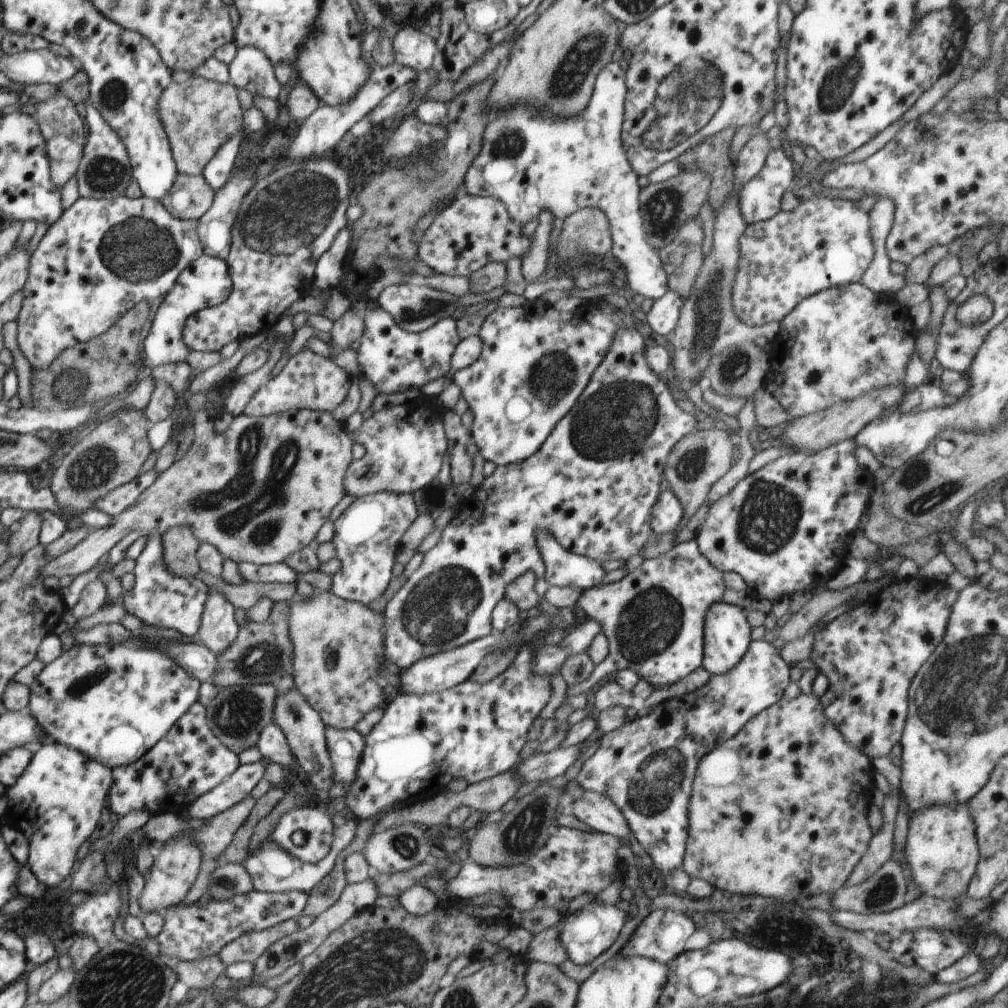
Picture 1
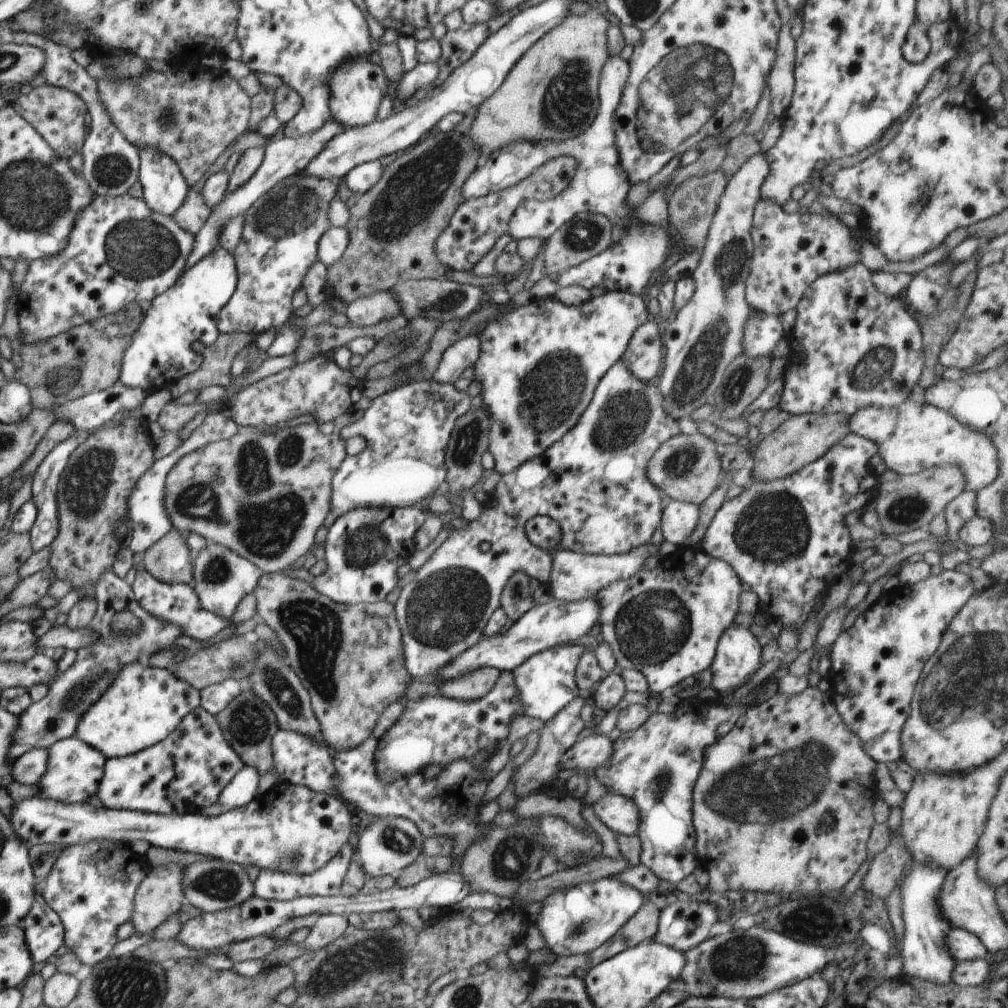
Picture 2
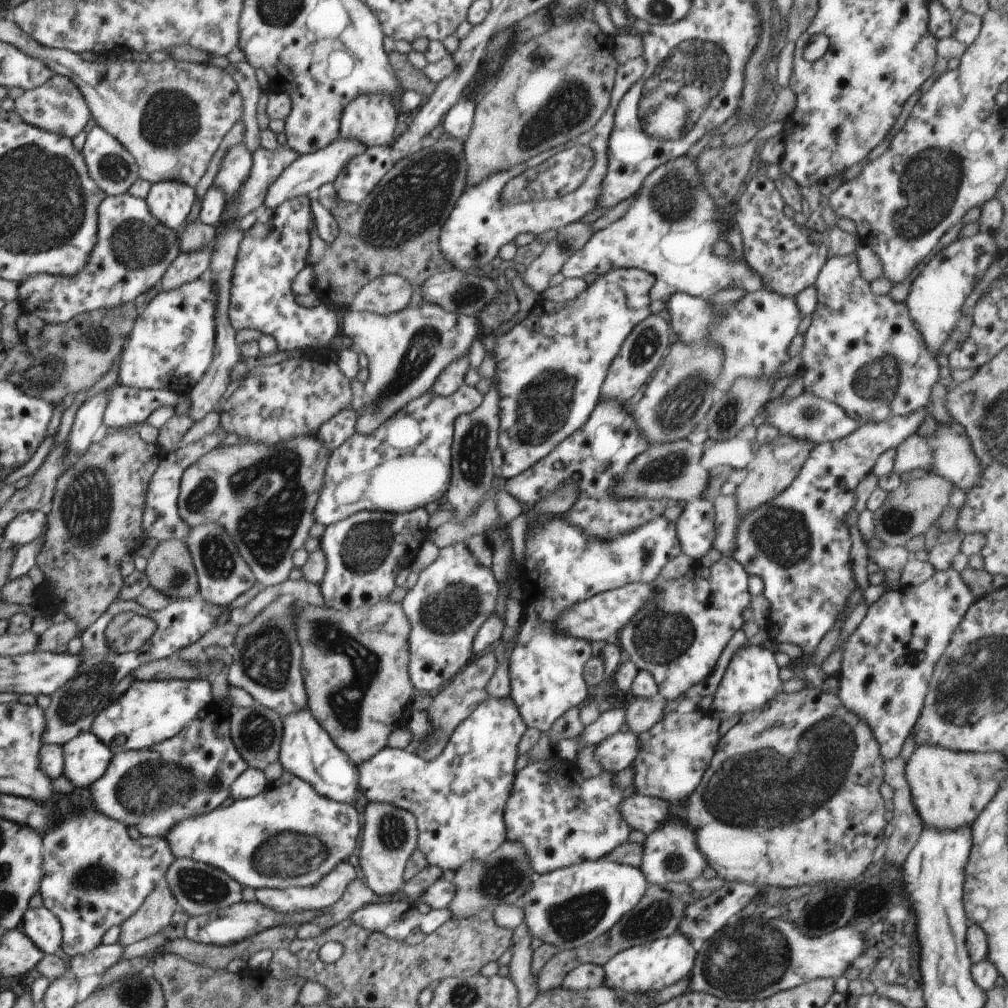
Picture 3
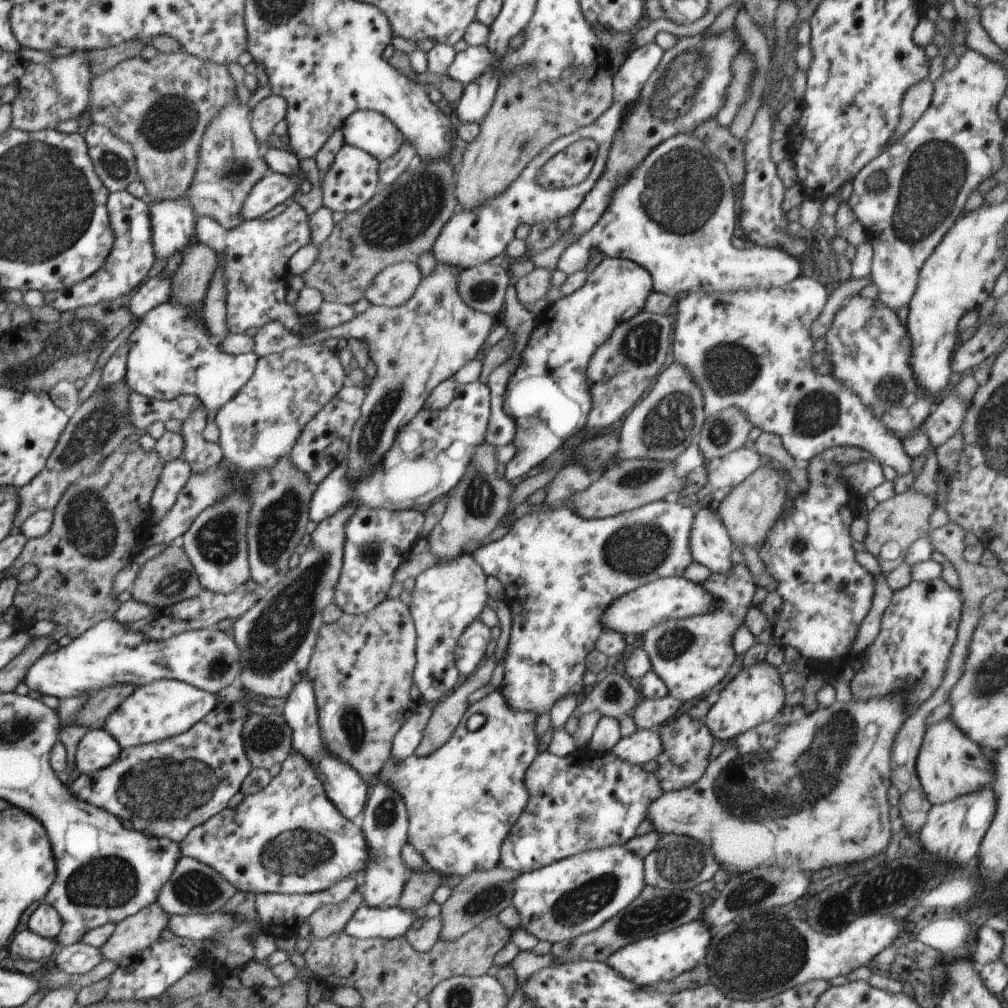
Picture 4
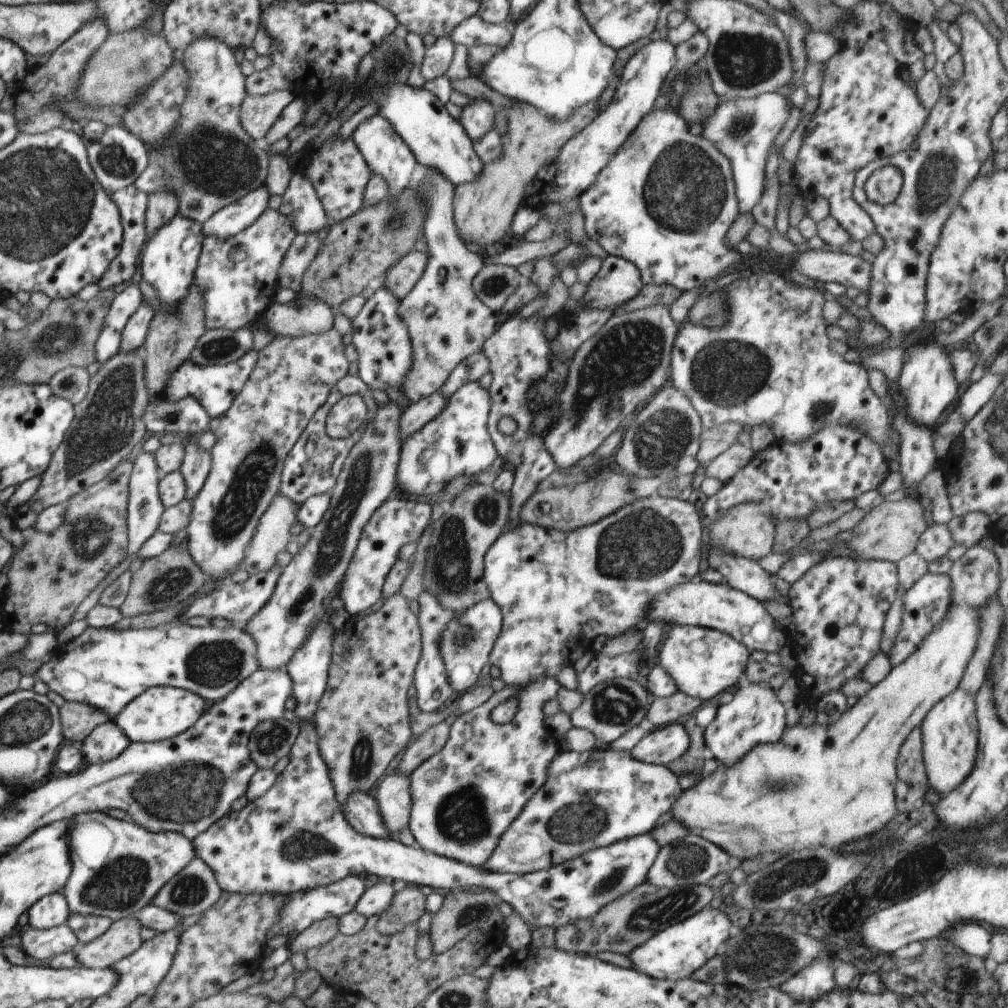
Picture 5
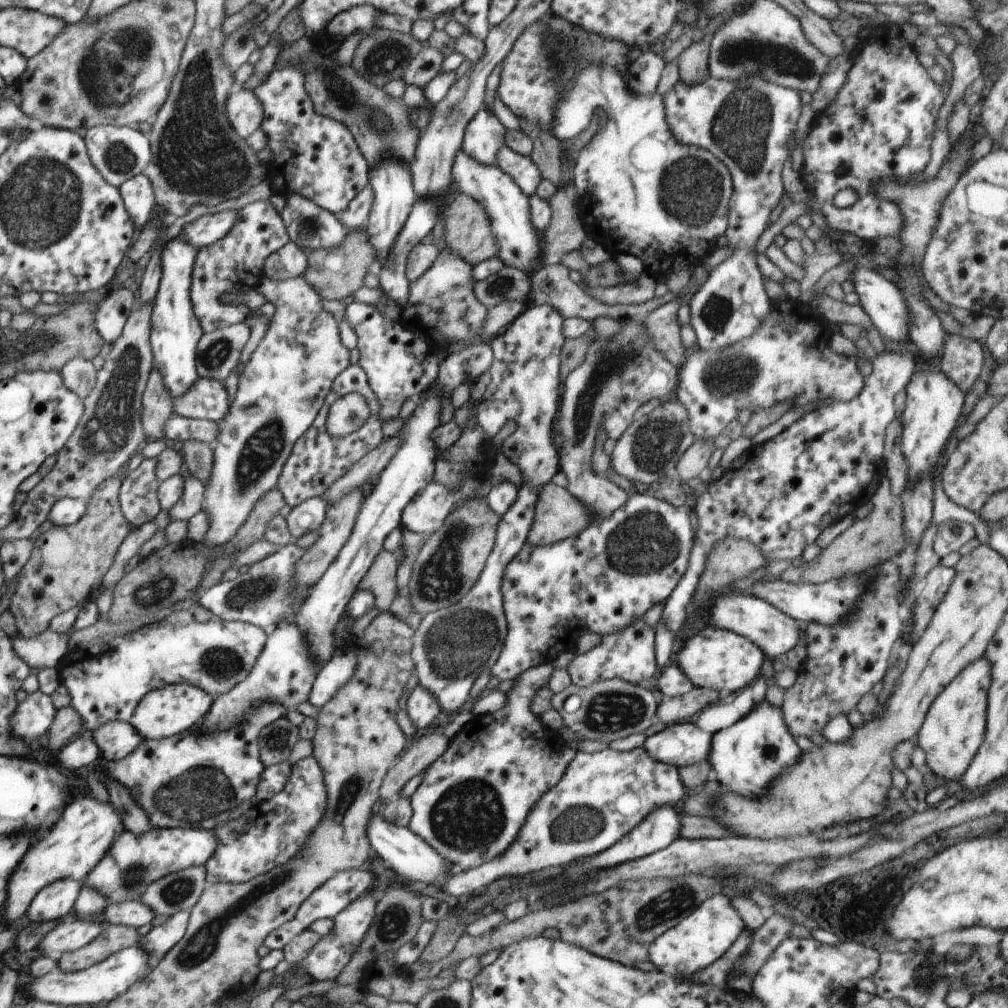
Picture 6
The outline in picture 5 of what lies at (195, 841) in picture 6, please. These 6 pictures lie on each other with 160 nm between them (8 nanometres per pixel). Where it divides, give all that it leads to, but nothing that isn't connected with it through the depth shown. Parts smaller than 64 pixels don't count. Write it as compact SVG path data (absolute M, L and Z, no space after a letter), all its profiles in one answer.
M104 811L86 812L86 814L78 814L78 816L74 816L74 818L72 818L72 824L70 824L70 830L68 830L68 838L72 840L69 850L72 870L64 888L60 892L65 896L67 905L69 906L69 911L71 914L80 916L94 915L95 917L108 917L113 921L129 916L136 916L141 909L151 904L153 898L158 894L158 891L162 886L170 882L175 874L178 874L178 872L180 872L184 867L188 866L189 862L196 857L193 842L184 835L172 831L153 833L146 830L144 827L138 826L135 822L127 822L126 820L119 819L116 820L116 818L108 816L108 814L104 814Z

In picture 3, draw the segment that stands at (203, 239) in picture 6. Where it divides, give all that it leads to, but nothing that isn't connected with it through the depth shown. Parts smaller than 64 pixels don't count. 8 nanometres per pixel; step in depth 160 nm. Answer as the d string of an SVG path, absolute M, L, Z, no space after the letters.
M337 136L324 148L313 153L300 155L286 170L279 176L279 179L268 189L263 208L276 208L285 200L296 198L297 196L307 196L310 199L318 197L320 186L333 183L347 162L355 156L361 155L367 146L360 139L345 139Z

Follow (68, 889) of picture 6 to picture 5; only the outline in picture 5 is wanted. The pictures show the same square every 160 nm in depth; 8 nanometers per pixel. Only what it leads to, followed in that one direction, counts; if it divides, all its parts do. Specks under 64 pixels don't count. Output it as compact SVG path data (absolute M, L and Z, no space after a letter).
M52 893L42 897L28 910L28 927L32 929L49 929L67 922L71 912L65 896L61 893Z

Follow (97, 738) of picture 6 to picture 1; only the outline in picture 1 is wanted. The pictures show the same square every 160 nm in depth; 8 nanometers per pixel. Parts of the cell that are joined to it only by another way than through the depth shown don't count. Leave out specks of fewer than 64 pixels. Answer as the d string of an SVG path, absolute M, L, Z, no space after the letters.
M51 740L34 750L29 766L12 786L6 787L4 796L7 809L4 823L20 830L26 837L29 846L26 864L39 884L60 888L68 881L83 848L88 845L94 830L97 830L96 825L100 816L103 816L102 809L112 783L113 774L110 767Z

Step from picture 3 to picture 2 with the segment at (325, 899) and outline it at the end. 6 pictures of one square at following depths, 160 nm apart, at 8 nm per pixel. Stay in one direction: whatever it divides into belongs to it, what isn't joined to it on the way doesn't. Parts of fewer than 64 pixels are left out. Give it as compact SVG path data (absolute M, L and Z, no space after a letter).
M346 843L340 852L329 860L321 869L312 874L301 875L279 870L260 869L256 880L253 882L253 894L268 900L289 901L296 897L331 897L342 894L342 881L349 869L349 864L355 859L352 845Z

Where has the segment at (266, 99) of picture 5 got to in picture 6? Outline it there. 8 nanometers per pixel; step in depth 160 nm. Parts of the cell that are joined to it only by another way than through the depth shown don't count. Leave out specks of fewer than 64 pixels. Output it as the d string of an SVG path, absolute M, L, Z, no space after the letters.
M243 87L233 89L224 102L228 124L242 139L247 139L256 130L260 129L264 119L262 102L254 96L252 91Z

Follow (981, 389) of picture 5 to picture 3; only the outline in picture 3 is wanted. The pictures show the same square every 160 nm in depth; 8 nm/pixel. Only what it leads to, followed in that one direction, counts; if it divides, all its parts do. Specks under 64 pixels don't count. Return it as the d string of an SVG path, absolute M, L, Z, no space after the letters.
M924 407L910 413L908 416L892 416L888 417L884 421L872 420L866 424L860 424L860 426L853 430L847 437L841 438L834 442L822 443L816 445L800 469L798 476L790 483L787 489L784 489L777 497L770 499L768 502L761 504L757 509L751 510L746 513L741 519L736 529L735 549L731 554L743 567L749 576L760 576L762 582L764 582L764 590L762 595L770 603L769 616L772 620L772 624L778 628L776 632L776 642L790 642L790 644L796 644L800 646L804 653L809 653L815 650L815 648L824 640L823 636L833 629L836 619L843 613L848 595L856 588L857 583L854 579L854 573L852 573L850 563L850 549L852 548L852 540L850 539L849 526L845 524L846 515L853 509L856 504L855 489L860 481L868 475L878 460L878 457L883 452L886 452L889 448L896 448L905 438L917 432L919 426L922 424L926 410Z

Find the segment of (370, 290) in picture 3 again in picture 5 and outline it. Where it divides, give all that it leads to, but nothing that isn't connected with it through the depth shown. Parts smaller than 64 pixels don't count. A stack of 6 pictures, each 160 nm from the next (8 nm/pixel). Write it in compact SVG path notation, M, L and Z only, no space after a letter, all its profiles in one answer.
M412 250L392 265L384 275L383 286L401 301L415 286L424 272L428 254Z

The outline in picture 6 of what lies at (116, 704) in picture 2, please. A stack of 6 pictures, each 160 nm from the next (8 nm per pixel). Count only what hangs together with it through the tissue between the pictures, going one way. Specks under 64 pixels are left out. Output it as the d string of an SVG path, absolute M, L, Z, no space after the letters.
M185 683L170 684L146 694L142 701L138 702L129 724L132 724L142 739L162 740L177 737L202 723L214 700L212 694L206 694L206 690L198 686Z

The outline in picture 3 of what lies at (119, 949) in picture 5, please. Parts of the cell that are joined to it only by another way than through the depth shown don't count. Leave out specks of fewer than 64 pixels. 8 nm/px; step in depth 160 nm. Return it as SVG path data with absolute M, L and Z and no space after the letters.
M158 884L146 896L142 906L121 924L119 942L123 947L162 933L179 909L176 897L167 885Z

